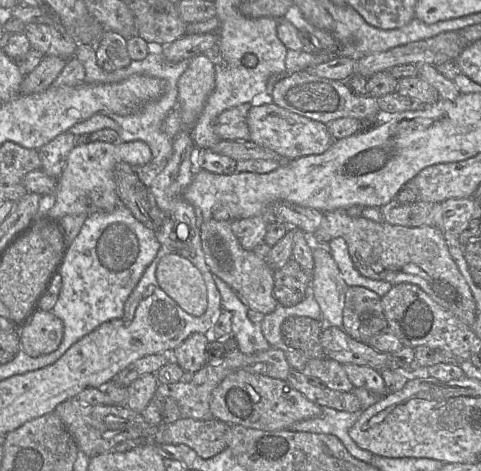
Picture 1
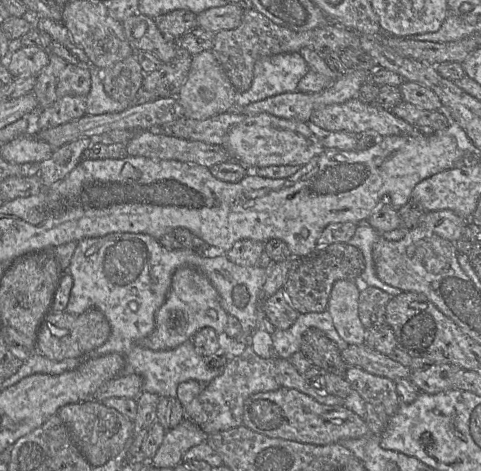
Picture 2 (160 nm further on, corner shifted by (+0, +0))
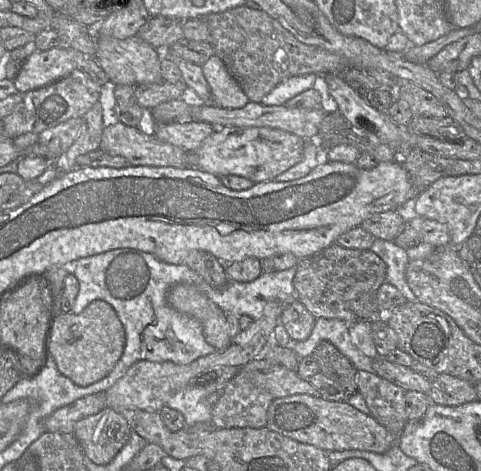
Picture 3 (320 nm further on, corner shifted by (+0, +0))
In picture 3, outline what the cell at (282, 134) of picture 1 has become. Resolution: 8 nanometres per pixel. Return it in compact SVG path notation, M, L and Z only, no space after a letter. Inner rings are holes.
M223 127L215 132L204 144L193 153L190 153L189 167L202 170L217 177L236 175L251 180L254 184L272 182L275 178L287 171L303 159L305 140L295 134L269 127Z

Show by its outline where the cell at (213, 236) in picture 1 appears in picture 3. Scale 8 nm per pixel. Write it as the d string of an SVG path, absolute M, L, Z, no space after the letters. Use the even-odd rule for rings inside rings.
M299 301L283 306L279 319L279 323L285 327L292 341L295 342L309 338L315 321L315 317Z

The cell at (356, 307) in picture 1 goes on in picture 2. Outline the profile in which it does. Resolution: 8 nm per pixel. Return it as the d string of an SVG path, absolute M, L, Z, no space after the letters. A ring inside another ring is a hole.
M365 287L358 298L358 315L365 329L386 323L386 306L392 297L376 287Z

